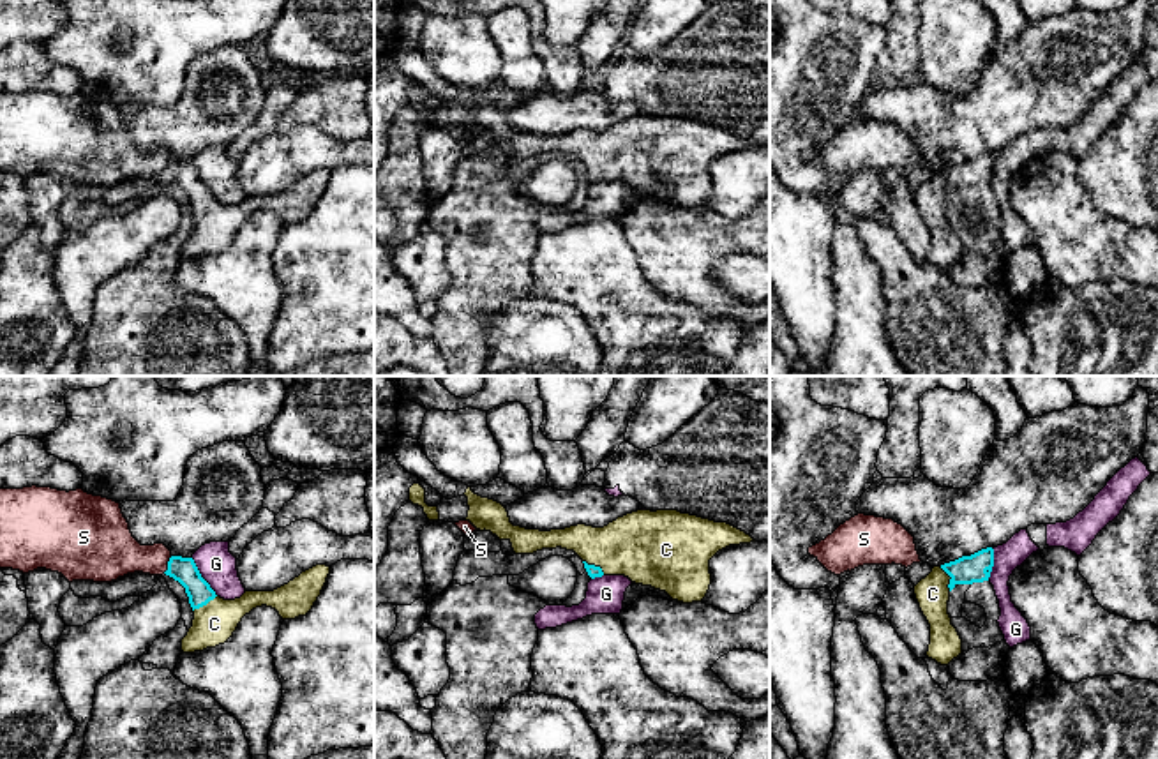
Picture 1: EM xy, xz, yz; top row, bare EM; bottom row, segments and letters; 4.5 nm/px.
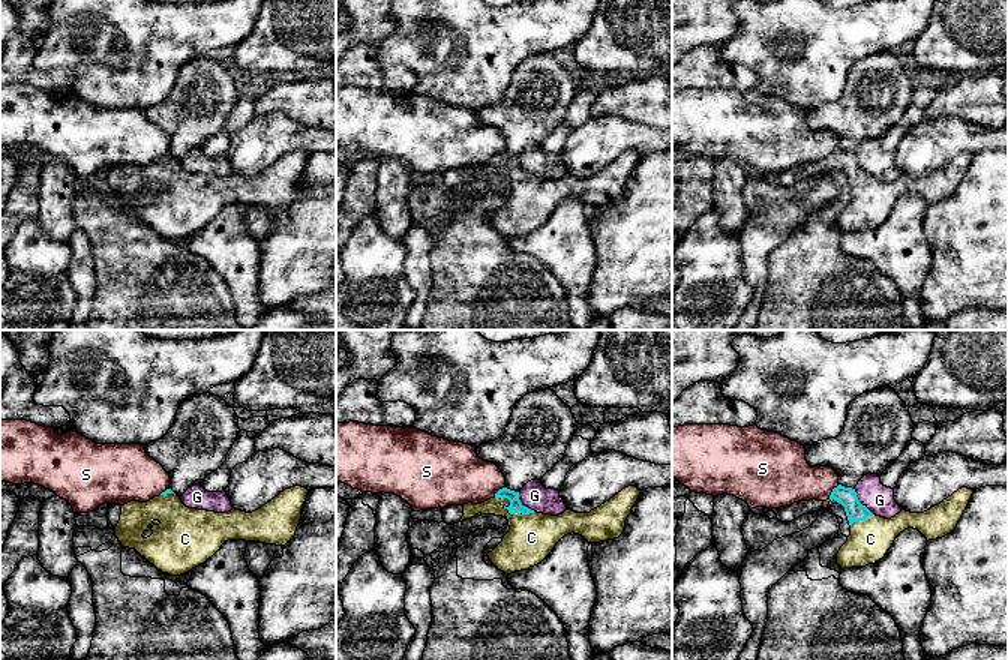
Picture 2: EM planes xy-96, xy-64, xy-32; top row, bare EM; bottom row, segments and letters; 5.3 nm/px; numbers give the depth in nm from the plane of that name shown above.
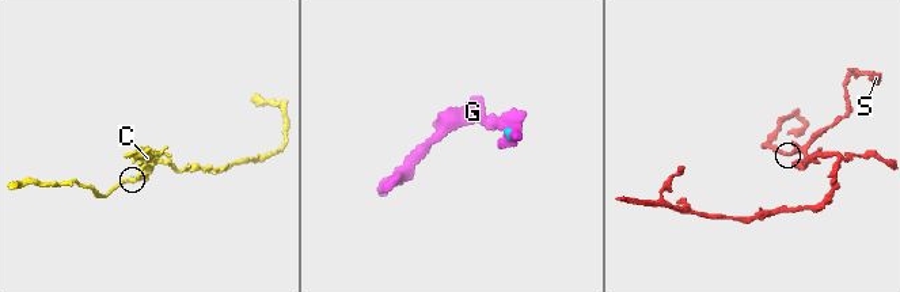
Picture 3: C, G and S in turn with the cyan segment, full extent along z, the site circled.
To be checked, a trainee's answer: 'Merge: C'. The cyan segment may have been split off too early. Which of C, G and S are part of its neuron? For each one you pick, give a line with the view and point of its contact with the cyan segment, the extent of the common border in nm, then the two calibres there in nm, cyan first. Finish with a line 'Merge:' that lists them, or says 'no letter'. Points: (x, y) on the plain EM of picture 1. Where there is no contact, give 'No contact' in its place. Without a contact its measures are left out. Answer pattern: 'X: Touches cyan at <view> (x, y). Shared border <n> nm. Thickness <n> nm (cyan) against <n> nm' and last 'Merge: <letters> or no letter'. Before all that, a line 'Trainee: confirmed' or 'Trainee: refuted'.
Trainee: confirmed
C: Touches cyan at xz (594, 170). Shared border 120 nm. Thickness 50 nm (cyan) against 320 nm
Merge: C

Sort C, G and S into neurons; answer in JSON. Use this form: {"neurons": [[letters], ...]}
{"neurons": [["C"], ["G"], ["S"]]}

